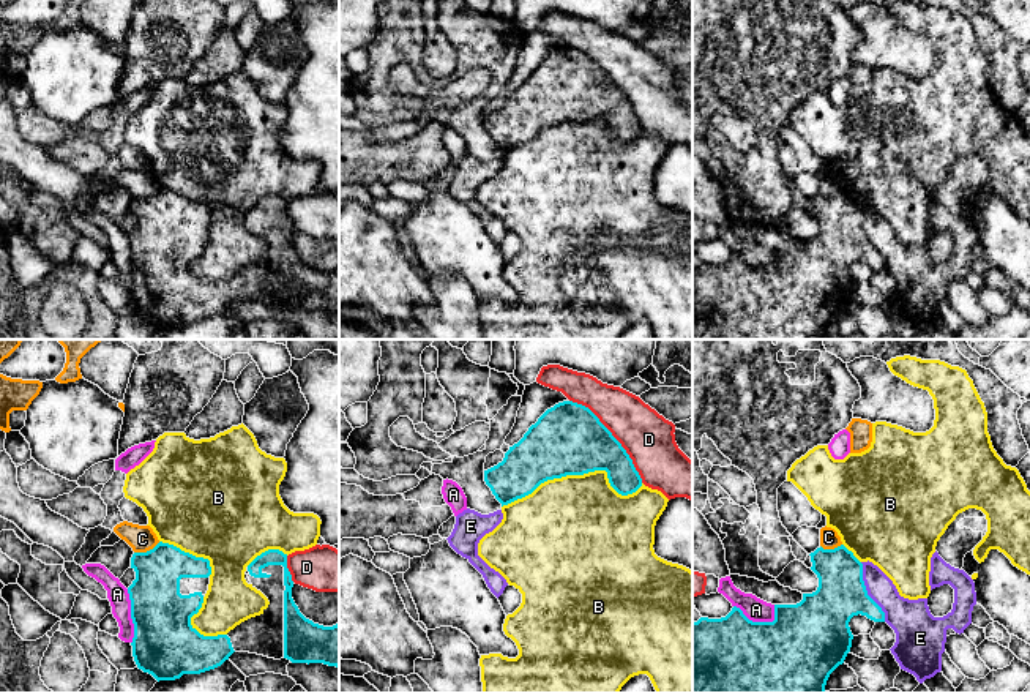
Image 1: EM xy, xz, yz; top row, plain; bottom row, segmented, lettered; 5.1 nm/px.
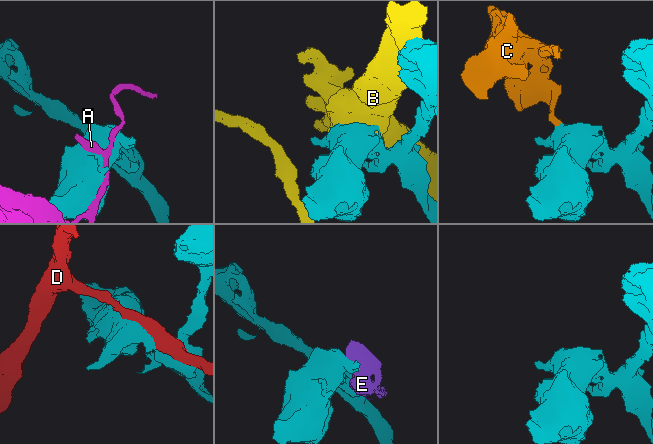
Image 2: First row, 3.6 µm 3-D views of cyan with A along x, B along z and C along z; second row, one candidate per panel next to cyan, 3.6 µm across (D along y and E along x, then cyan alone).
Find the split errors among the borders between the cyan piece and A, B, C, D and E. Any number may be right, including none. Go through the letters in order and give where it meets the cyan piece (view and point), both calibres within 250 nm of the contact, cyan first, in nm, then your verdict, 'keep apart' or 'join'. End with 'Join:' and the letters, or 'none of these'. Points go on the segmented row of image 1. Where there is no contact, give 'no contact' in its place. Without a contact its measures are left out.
A: yz (754, 622) | 500/120 nm | keep apart
B: xz (576, 474) | 360/500 nm | keep apart
C: xy (147, 551) | 260/140 nm | keep apart
D: xz (612, 436) | 360/260 nm | keep apart
E: yz (866, 592) | 260/190 nm | keep apart
Join: none of these

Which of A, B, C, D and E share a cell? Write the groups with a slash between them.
A / B / C / D / E

